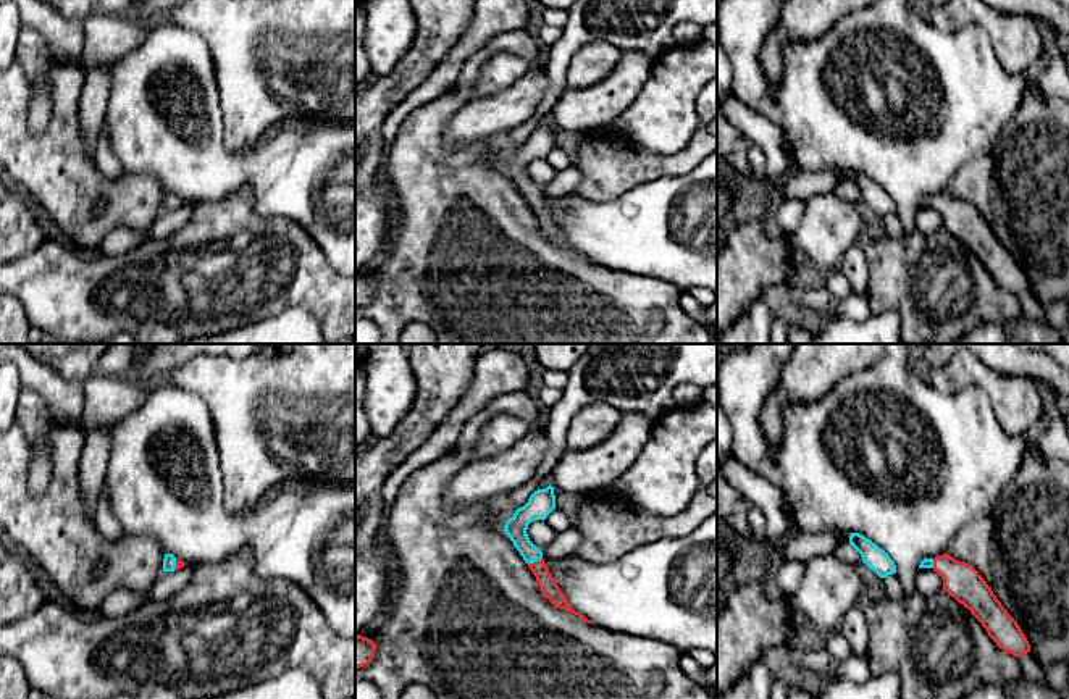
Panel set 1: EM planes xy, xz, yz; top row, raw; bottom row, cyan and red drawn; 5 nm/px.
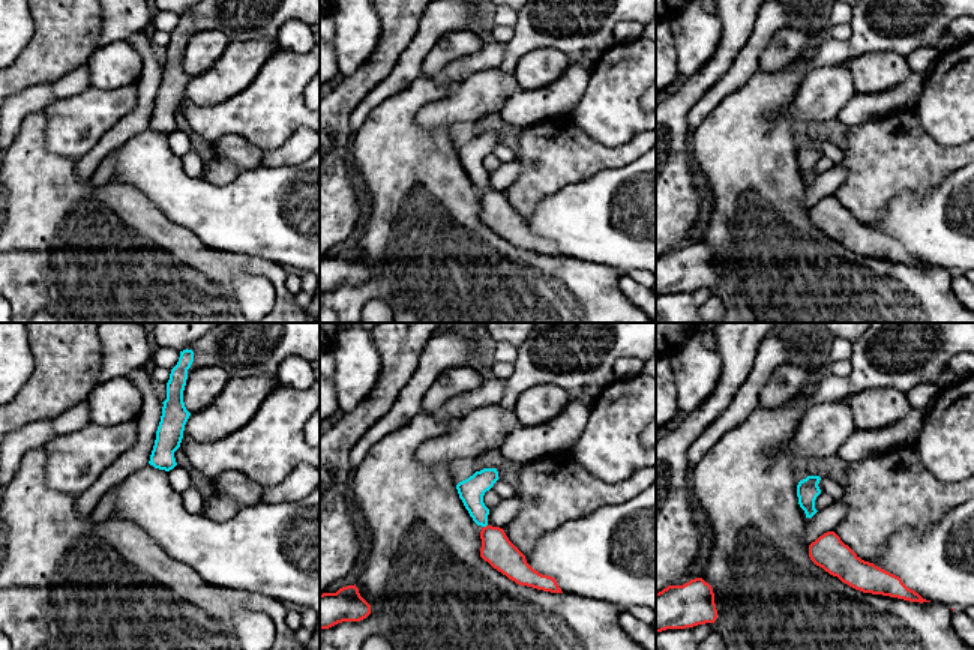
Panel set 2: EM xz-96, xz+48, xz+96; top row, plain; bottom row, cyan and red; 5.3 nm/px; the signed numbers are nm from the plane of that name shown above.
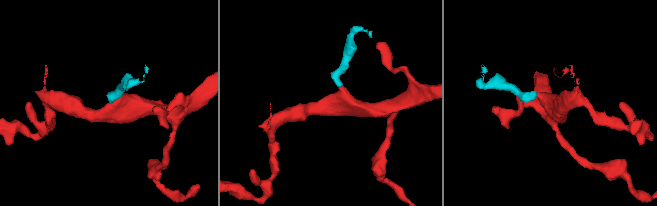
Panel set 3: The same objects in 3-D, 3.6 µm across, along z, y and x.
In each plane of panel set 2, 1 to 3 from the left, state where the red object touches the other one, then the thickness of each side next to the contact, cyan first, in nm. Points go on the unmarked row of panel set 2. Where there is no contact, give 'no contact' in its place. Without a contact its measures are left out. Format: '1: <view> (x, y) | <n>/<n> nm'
1: no contact
2: xz+48 (485, 189) | 140/170 nm
3: no contact

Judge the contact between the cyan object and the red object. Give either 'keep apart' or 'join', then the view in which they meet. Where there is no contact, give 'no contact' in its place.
join | xz

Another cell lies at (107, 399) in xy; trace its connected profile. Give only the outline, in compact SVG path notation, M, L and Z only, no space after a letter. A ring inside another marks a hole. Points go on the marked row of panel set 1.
M94 375L84 381L84 407L78 426L86 433L111 426L137 410L150 396L150 386L129 378Z

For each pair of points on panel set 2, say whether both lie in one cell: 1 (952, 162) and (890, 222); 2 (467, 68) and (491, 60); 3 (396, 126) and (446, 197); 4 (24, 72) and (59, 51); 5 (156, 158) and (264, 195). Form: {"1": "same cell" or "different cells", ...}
{"1": "different cells", "2": "same cell", "3": "same cell", "4": "same cell", "5": "same cell"}

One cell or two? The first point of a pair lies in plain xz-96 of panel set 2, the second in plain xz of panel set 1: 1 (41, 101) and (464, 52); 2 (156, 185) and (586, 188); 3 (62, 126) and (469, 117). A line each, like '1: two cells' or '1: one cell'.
1: one cell
2: two cells
3: one cell

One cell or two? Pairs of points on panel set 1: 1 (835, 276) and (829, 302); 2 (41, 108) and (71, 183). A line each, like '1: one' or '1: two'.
1: two
2: two

